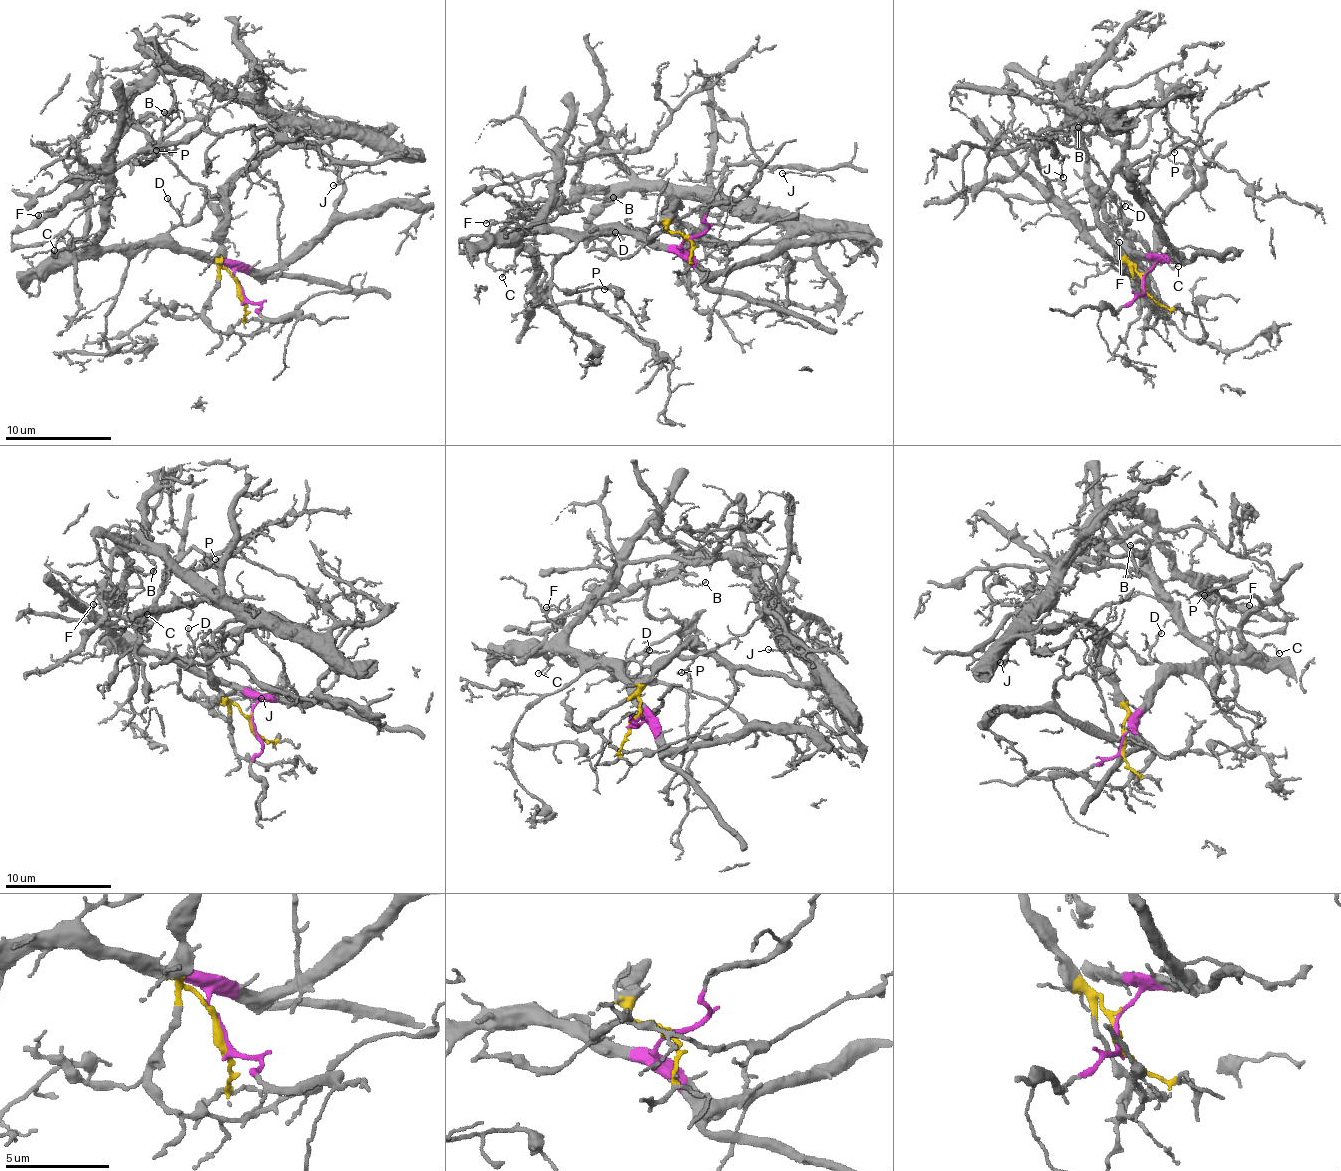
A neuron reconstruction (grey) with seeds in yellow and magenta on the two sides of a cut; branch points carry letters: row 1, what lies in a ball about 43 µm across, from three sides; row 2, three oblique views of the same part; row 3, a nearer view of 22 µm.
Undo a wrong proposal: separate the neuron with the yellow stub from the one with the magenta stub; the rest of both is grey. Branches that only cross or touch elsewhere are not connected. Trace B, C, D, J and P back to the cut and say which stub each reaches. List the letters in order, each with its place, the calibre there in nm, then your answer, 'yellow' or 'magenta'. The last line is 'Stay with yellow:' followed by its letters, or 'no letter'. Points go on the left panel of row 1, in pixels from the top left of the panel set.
B: at (164, 112); 110 nm thick; yellow
C: at (54, 250); 90 nm thick; magenta
D: at (167, 198); 150 nm thick; magenta
J: at (333, 185); 110 nm thick; yellow
P: at (156, 150); 120 nm thick; magenta
Stay with yellow: B, J

